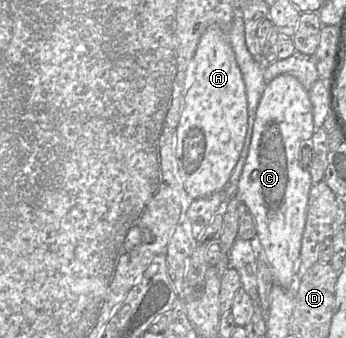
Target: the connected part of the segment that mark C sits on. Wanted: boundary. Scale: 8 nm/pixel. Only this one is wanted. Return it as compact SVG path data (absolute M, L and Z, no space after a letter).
M288 74L279 75L268 82L257 107L248 156L239 178L236 197L247 206L253 216L256 237L264 248L275 280L285 288L295 288L309 192L313 185L309 170L303 168L299 162L299 147L303 141L312 139L314 130L312 104L303 85Z

